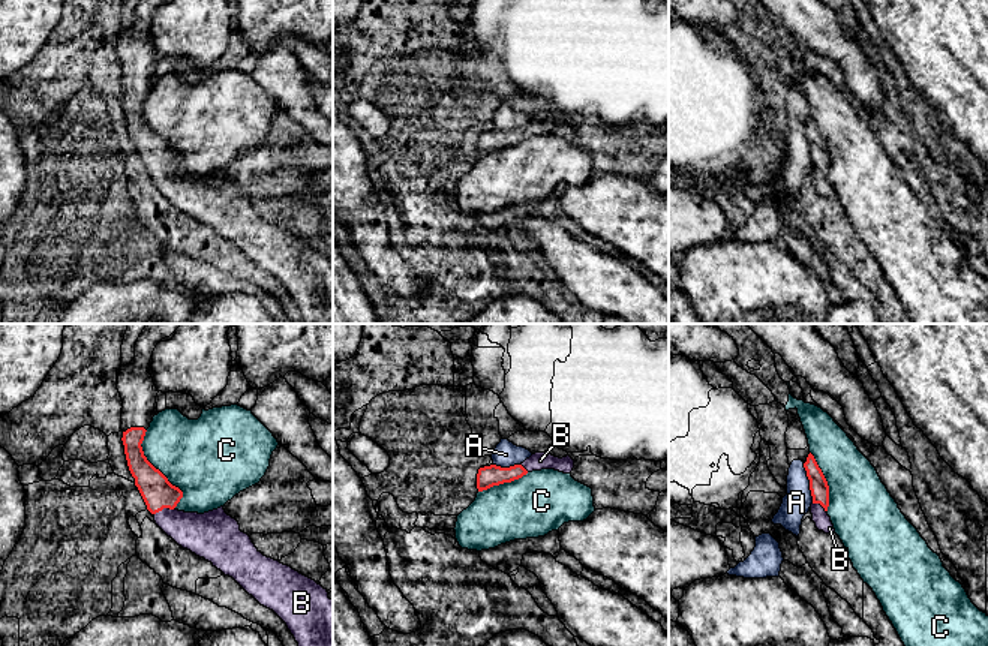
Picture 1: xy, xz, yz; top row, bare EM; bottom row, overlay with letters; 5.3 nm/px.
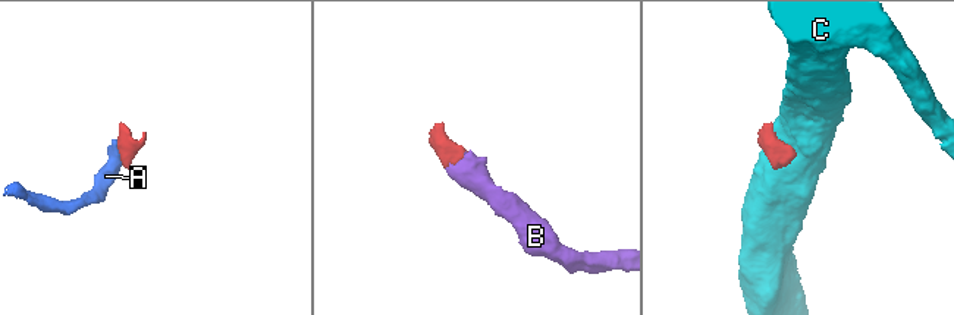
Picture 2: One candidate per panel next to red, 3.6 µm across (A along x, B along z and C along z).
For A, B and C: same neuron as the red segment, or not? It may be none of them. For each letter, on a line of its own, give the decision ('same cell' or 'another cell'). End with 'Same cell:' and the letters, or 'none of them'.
A: another cell
B: same cell
C: another cell
Same cell: B

